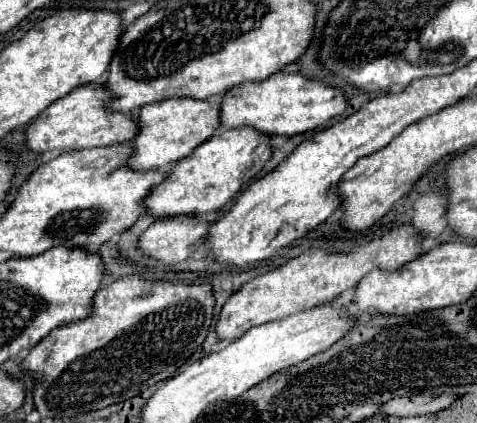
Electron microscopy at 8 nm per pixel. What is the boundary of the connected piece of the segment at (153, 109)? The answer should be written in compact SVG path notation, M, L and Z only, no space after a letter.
M172 97L168 101L144 105L144 109L138 113L138 123L140 133L134 137L134 155L130 157L128 165L136 171L168 171L216 133L220 127L220 97L214 97L214 101Z

